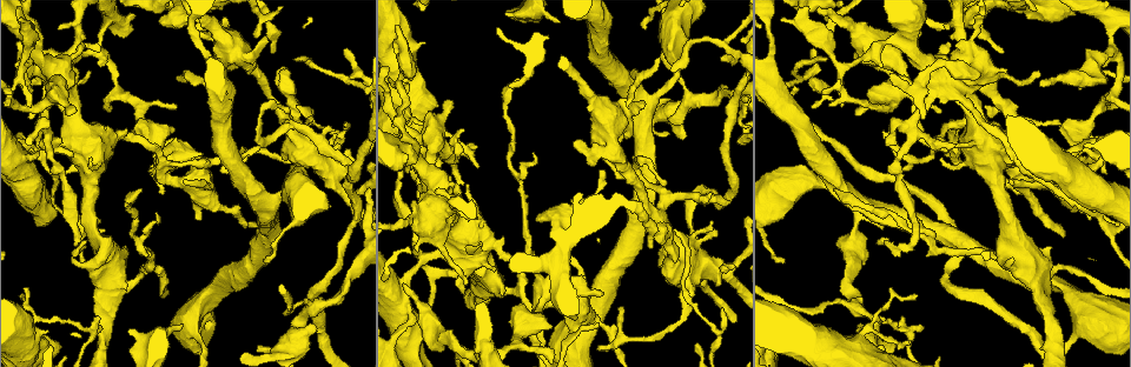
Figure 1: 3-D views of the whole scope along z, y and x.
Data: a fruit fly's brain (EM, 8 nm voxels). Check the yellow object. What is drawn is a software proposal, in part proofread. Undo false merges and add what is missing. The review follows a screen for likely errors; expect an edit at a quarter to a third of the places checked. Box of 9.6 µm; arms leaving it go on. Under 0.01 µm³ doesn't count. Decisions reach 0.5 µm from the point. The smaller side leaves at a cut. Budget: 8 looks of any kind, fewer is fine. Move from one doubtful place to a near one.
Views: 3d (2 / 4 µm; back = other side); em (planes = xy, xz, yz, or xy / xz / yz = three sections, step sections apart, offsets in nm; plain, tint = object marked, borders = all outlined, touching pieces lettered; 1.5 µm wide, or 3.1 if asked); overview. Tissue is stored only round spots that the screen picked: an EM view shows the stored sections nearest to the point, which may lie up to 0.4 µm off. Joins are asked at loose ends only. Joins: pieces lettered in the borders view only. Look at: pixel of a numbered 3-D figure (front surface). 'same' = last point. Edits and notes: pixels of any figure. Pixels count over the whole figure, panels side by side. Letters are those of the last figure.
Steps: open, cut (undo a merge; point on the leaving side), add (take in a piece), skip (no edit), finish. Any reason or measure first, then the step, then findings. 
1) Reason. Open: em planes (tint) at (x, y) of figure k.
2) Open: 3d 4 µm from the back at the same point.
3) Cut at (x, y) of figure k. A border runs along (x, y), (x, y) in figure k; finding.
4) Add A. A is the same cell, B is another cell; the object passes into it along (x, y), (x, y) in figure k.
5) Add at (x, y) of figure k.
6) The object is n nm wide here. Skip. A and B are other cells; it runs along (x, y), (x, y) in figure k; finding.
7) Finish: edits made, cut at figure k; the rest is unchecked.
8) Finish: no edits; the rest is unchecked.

Calibre changes. Open: 3d 4 µm at (113, 139) of figure 1.

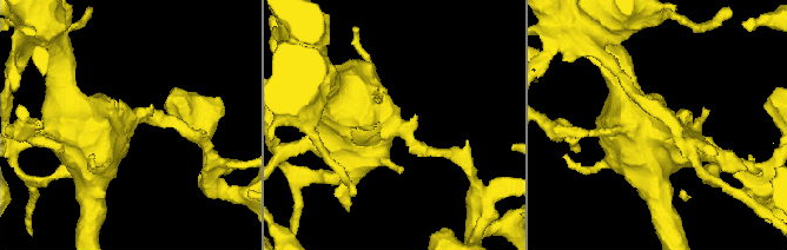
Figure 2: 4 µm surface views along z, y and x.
Now the EM. Open: em planes (tint) at (132, 123) of figure 2.

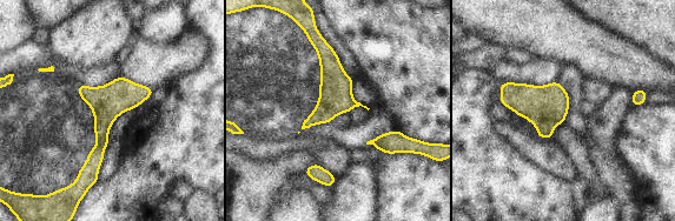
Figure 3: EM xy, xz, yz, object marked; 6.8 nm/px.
See the neighbours. Open: em planes (borders) at the same point.

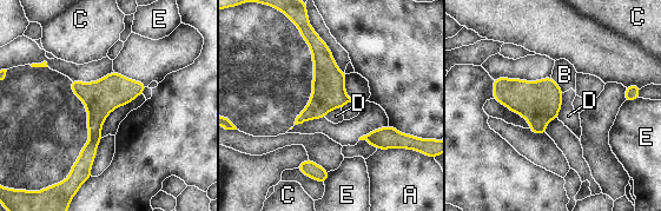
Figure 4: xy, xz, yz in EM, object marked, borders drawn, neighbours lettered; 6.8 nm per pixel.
The object is 220 nm wide here. Skip. A, B, C, D and E are other cells; it runs along (140, 85), (96, 116), (81, 171) in figure 4; continuous, no second neuron.

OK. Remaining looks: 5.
Open: 3d 2 µm at (843, 66) of figure 1.

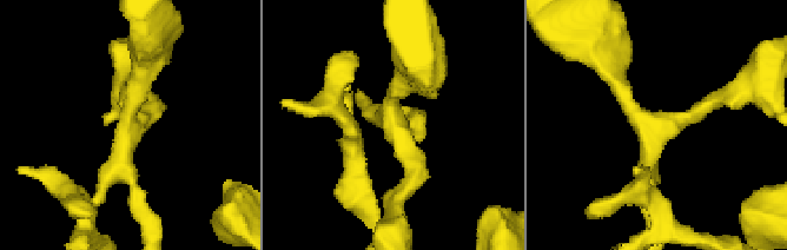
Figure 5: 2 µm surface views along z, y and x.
Shape alone is not enough. Open: em planes (tint) at (398, 121) of figure 5.

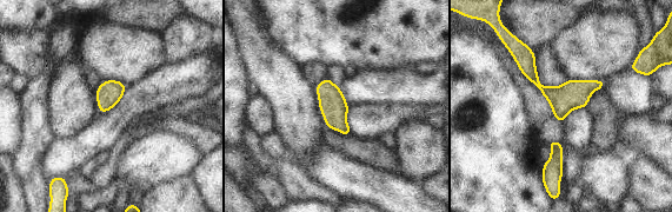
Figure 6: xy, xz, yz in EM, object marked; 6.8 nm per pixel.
Open: em planes (borders) at the same point.

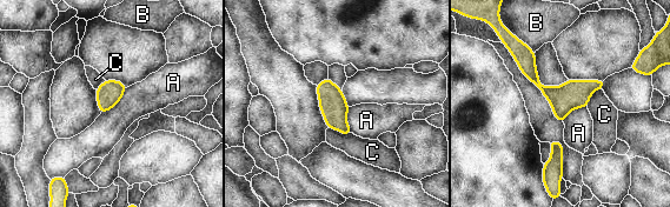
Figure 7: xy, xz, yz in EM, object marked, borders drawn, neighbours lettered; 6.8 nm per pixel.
The object is 170 nm wide here. Skip. A, B and C are other cells; a border runs along (127, 87), (121, 99), (100, 114) in figure 7; one neuron here.

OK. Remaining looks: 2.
Thick turns thin. Open: em planes (borders) at (347, 79) of figure 1.

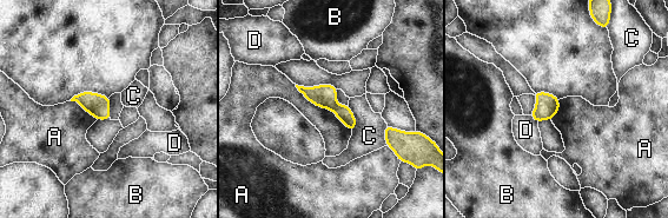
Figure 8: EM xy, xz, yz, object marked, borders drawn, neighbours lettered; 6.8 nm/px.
The longest contact is with A, 500 nm. Cut at (323, 96) of figure 8. A, B, C and D are other cells; a border runs along (338, 105), (332, 110) in figure 8; two neurons meet here.

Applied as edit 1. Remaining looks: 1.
Finish: edits made, cut at figure 8; the rest is unchecked.

